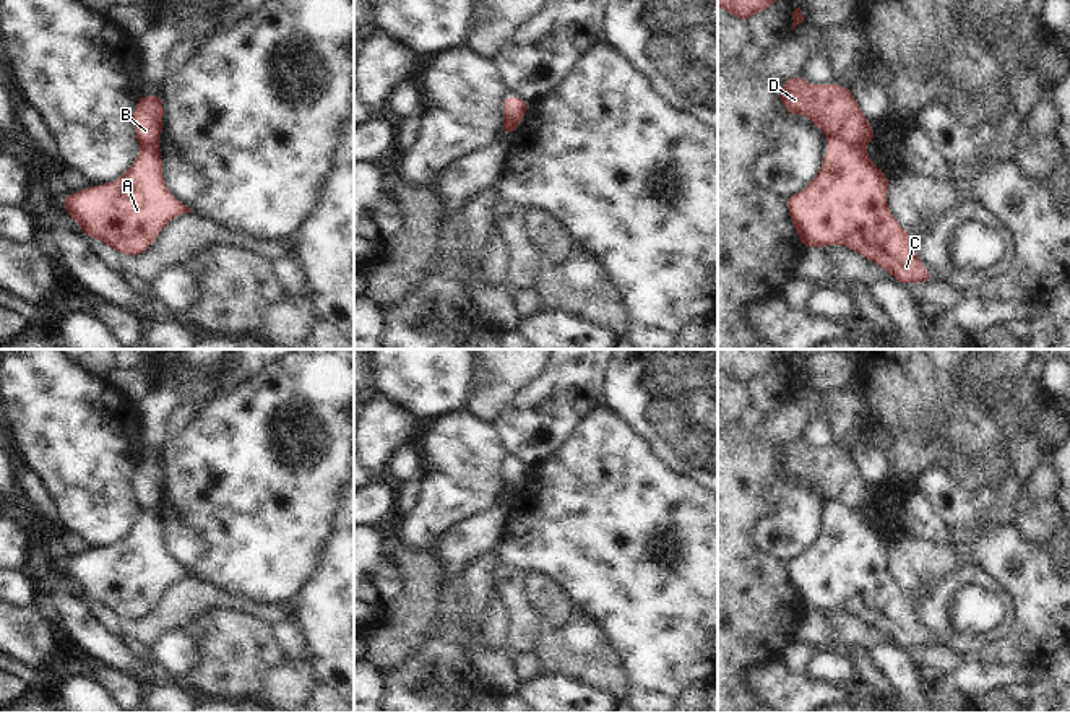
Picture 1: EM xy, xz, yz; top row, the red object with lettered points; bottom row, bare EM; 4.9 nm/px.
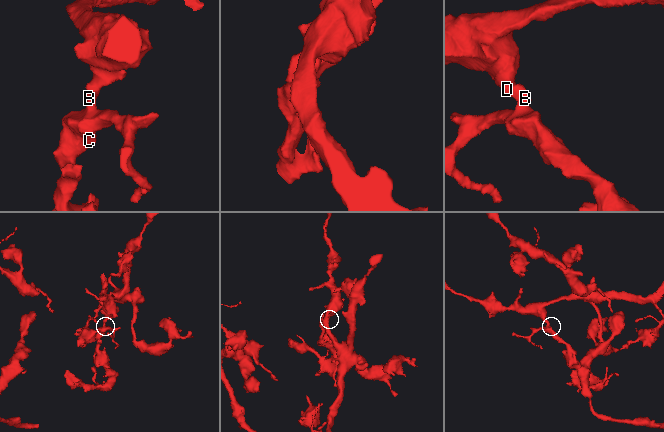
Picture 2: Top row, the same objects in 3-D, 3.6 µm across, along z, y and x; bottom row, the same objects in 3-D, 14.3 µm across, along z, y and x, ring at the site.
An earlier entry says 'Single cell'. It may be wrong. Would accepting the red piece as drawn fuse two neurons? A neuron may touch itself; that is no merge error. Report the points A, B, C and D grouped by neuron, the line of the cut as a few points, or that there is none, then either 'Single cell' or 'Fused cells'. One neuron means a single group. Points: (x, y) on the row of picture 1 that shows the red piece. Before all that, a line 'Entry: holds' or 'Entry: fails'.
Entry: fails
Groups: A C / B D. Split along yz (830, 138), (862, 148). Fused cells

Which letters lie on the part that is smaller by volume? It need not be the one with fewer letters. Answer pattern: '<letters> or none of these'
A, C

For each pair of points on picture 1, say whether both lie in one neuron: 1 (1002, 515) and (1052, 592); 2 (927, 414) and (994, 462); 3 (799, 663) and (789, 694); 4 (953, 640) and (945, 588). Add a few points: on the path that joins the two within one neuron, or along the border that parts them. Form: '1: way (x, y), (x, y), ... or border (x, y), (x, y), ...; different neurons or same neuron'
1: border (1013, 525), (992, 527), (973, 540); different neurons
2: way (944, 414), (978, 445); same neuron
3: border (778, 661), (791, 671), (804, 673); different neurons
4: way (940, 627), (940, 601); same neuron

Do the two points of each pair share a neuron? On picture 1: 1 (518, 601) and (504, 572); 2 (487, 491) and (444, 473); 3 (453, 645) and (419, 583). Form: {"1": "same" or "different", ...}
{"1": "same", "2": "same", "3": "different"}

